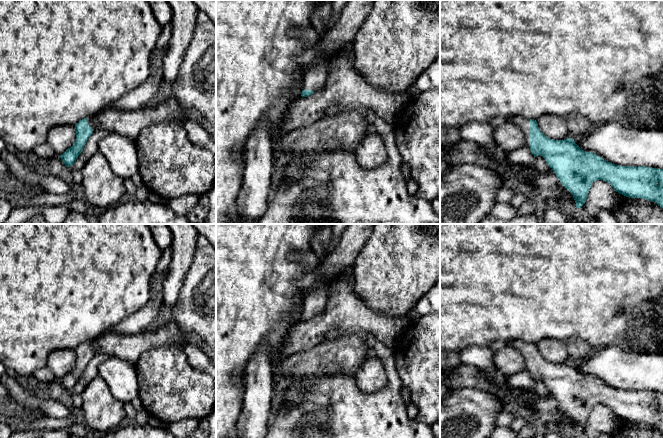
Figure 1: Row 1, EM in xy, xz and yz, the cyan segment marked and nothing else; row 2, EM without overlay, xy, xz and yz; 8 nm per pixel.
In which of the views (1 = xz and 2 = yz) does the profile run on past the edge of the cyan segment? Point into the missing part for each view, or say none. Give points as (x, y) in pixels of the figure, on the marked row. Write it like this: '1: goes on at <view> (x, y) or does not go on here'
1: goes on at xz (315, 78)
2: goes on at yz (524, 123)

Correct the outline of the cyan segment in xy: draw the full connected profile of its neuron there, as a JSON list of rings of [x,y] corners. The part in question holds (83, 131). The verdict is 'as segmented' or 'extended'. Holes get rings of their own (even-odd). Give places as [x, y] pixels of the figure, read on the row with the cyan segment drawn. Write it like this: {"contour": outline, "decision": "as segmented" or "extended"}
{"contour": [[[95,115],[80,120],[76,125],[76,140],[72,147],[68,148],[60,158],[66,167],[70,167],[76,161],[82,152],[88,138],[96,131],[96,125],[93,121]]], "decision": "extended"}

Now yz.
{"contour": [[[513,117],[509,120],[524,132],[534,157],[541,155],[573,195],[576,208],[585,204],[596,180],[609,183],[626,197],[653,201],[663,208],[663,169],[615,165],[582,150],[572,138],[554,140],[546,137],[534,119]]], "decision": "extended"}

